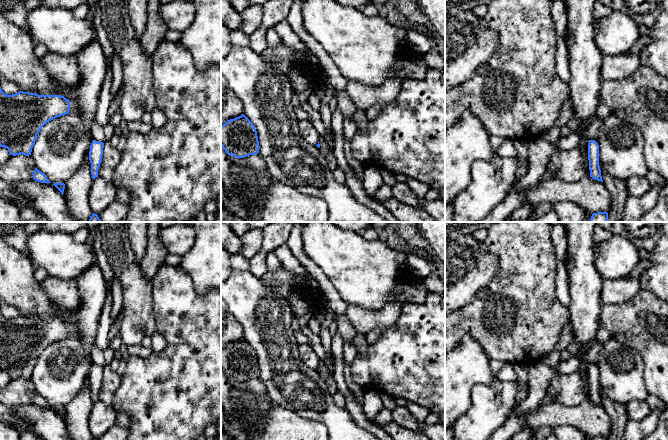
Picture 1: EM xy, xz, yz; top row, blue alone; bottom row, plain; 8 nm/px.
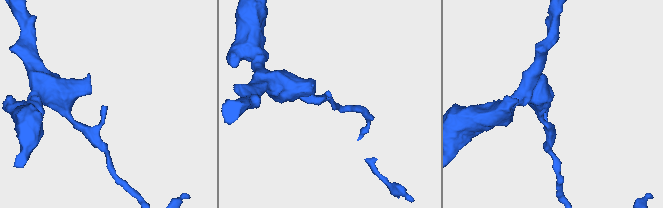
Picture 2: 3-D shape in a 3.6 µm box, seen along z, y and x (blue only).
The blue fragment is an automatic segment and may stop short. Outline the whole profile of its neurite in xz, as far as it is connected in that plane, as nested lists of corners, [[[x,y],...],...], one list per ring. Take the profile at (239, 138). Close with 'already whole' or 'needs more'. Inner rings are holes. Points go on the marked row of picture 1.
[[[244,114],[221,125],[221,147],[234,158],[258,154],[257,131]]]; already whole

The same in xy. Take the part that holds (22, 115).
[[[0,87],[0,147],[8,149],[10,155],[31,155],[37,135],[49,121],[69,113],[70,101],[61,95],[38,95],[19,91],[7,95]]]; already whole

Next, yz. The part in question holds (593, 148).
[[[589,140],[588,160],[590,177],[592,177],[595,180],[603,182],[599,166],[599,145],[595,140]]]; already whole

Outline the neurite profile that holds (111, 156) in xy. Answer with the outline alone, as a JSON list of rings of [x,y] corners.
[[[109,141],[104,142],[102,161],[98,170],[98,177],[106,181],[112,181],[113,173],[121,159],[121,152],[110,144]]]

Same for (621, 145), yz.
[[[614,114],[604,119],[596,142],[599,145],[599,166],[611,177],[622,181],[640,176],[645,177],[649,172],[644,157],[644,138],[638,127],[630,124]]]

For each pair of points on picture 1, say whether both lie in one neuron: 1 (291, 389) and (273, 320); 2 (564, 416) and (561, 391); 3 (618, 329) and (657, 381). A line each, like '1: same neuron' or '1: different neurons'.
1: same neuron
2: different neurons
3: same neuron

